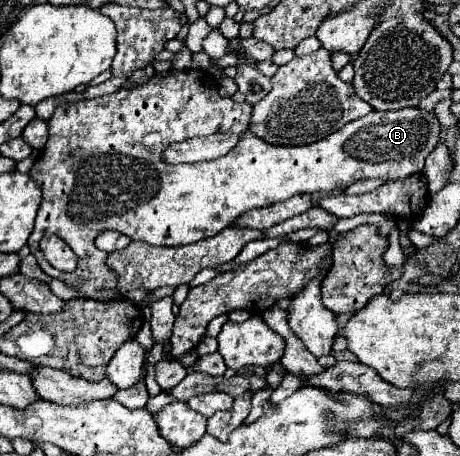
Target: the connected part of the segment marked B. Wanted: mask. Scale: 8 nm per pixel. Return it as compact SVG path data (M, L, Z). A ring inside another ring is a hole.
M167 70L167 72L161 72L161 74L155 74L149 82L141 84L141 86L133 86L133 88L123 88L123 90L117 90L109 96L103 96L103 98L93 98L93 100L79 100L79 102L61 102L51 120L47 122L49 124L49 142L43 150L43 154L39 156L39 160L33 164L31 168L31 178L37 180L37 184L41 186L43 190L43 202L39 206L39 216L35 220L35 230L31 232L29 236L29 248L31 248L31 254L37 258L37 264L41 266L41 270L47 274L47 276L53 276L62 280L79 290L79 292L85 292L89 298L95 298L95 300L117 300L121 294L115 292L115 286L117 284L117 275L107 265L107 253L102 250L98 250L95 246L95 238L99 236L99 232L105 232L105 230L117 230L125 236L129 236L131 240L143 240L151 246L183 246L183 244L193 244L193 242L199 242L199 240L205 240L205 238L211 238L215 234L219 234L223 228L231 226L241 214L245 214L247 210L251 208L263 208L263 206L271 206L279 200L287 200L295 194L315 194L315 192L333 192L333 190L345 190L347 186L351 186L353 182L357 180L363 180L363 178L387 178L387 180L401 180L405 176L411 176L411 174L419 174L423 170L423 162L425 158L431 154L431 150L441 142L439 140L439 132L441 132L441 124L439 120L435 118L433 112L423 112L419 108L401 108L401 110L393 110L393 112L377 112L377 110L371 110L367 116L359 118L359 120L353 120L349 122L347 126L343 126L341 130L337 130L335 134L315 142L315 144L307 144L307 146L271 146L267 142L263 142L261 138L255 138L255 134L247 134L247 126L249 126L249 118L251 118L251 104L243 102L235 102L231 98L223 98L217 94L217 80L205 72L205 70ZM215 132L233 132L233 134L243 134L241 140L237 142L237 146L217 158L217 160L211 160L211 162L195 162L195 164L179 164L179 166L173 166L173 164L165 164L161 162L161 154L163 150L173 144L173 142L179 142L179 140L189 140L189 138L195 138L195 136L209 136L209 134L215 134ZM49 234L55 234L59 238L63 238L67 242L67 246L75 252L77 256L77 268L75 272L65 274L55 268L53 268L39 249L39 240L43 236L49 236Z

